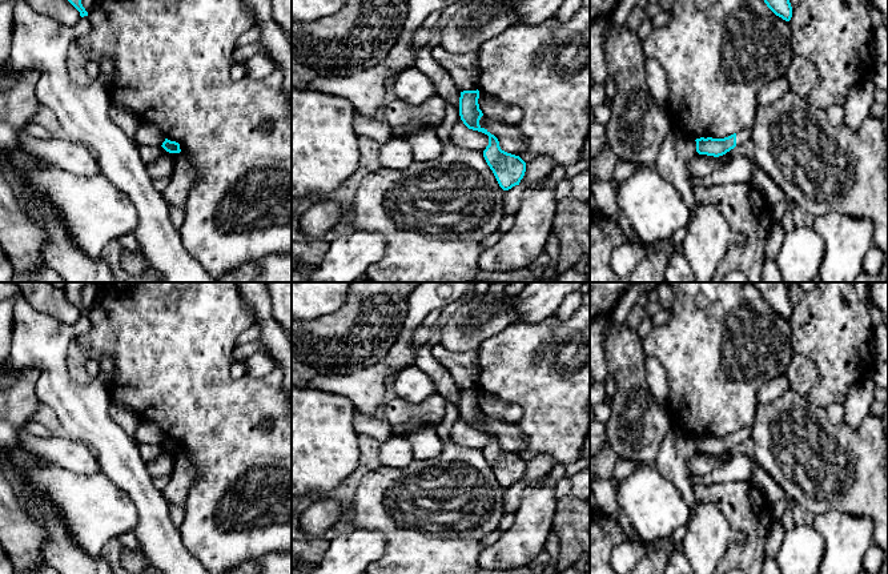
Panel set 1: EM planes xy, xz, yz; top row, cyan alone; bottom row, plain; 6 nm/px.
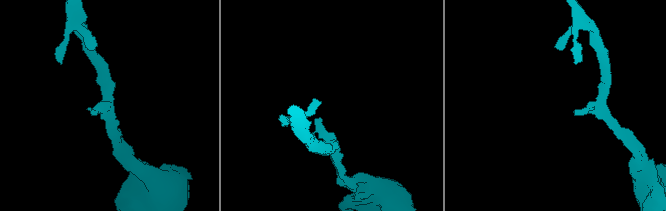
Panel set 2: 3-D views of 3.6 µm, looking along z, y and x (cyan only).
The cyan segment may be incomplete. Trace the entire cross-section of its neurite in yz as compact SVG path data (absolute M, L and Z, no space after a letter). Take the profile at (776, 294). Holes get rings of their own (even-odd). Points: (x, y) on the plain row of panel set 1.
M752 282L764 298L767 305L779 316L789 320L792 305L789 301L789 288L785 282Z

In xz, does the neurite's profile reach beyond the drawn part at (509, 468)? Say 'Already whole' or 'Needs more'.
Already whole

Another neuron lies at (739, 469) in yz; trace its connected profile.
M746 455L732 457L726 465L714 469L706 475L691 475L691 486L716 482L751 482L754 478L752 461Z

